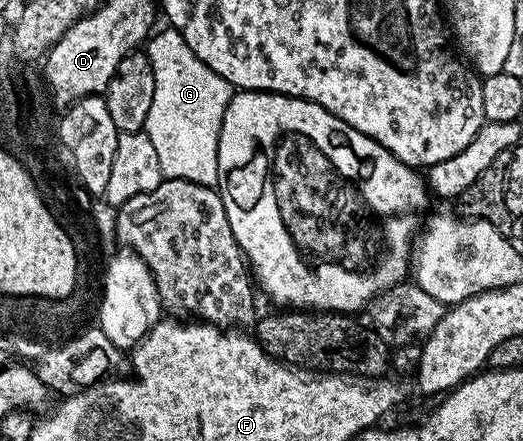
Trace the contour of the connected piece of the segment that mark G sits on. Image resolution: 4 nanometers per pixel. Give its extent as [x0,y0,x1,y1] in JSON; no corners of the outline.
[144,29,236,187]

